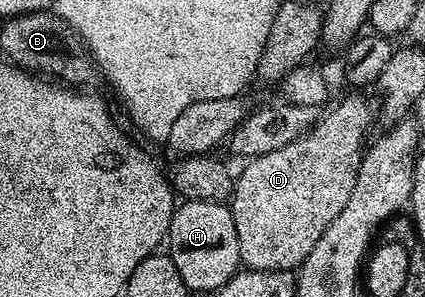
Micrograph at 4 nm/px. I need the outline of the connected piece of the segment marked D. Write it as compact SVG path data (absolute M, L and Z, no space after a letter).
M350 94L347 98L340 99L327 114L323 113L318 121L314 123L313 128L304 136L292 140L292 144L284 144L284 148L276 148L276 152L268 152L259 158L251 158L243 165L247 166L239 174L236 174L234 178L234 193L228 203L232 212L232 220L236 224L236 240L240 248L240 262L243 267L252 270L293 271L295 268L301 266L304 259L308 256L308 252L312 252L312 248L316 248L316 240L320 240L320 236L324 236L328 224L332 224L332 220L336 220L336 216L340 216L344 204L348 204L348 196L352 196L352 188L356 188L356 172L360 168L363 150L368 142L366 133L369 132L374 118L376 122L375 107L373 110L360 95Z

